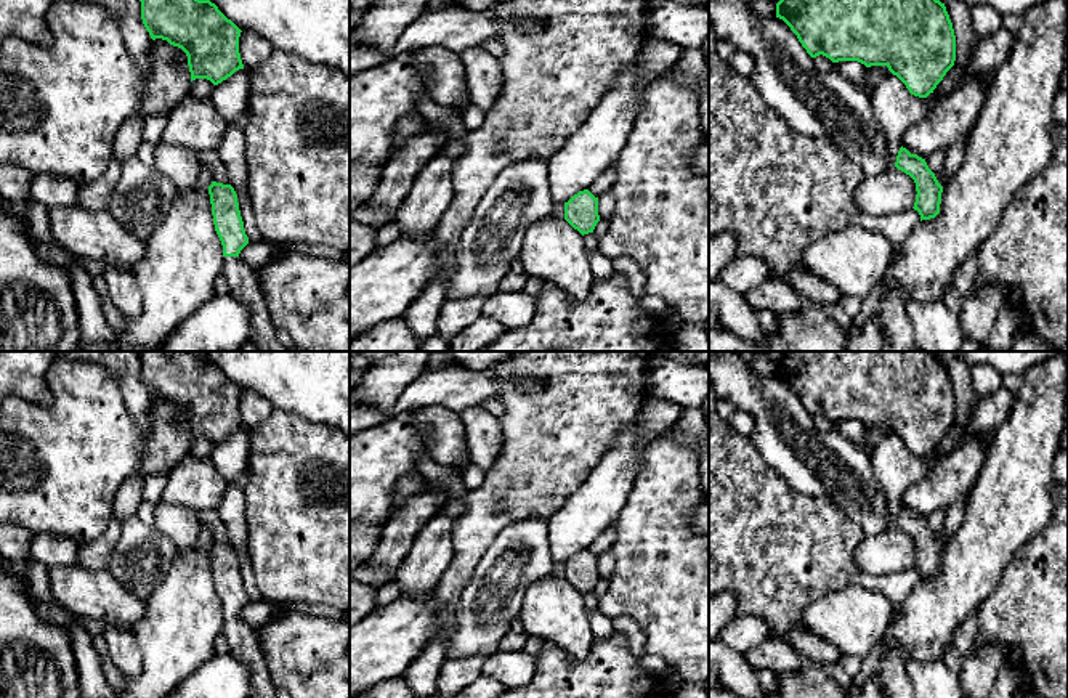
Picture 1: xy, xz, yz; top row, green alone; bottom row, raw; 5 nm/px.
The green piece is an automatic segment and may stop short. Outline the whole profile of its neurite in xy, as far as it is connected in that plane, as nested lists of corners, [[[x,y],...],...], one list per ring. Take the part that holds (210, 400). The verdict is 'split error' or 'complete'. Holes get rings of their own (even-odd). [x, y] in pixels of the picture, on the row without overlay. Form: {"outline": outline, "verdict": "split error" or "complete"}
{"outline": [[[136,351],[141,361],[141,379],[151,398],[167,400],[188,416],[191,441],[207,438],[221,443],[244,428],[239,412],[241,388],[215,363],[196,358],[191,351]]], "verdict": "complete"}

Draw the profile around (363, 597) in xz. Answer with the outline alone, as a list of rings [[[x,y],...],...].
[[[350,581],[350,627],[374,611],[377,589],[372,584]]]

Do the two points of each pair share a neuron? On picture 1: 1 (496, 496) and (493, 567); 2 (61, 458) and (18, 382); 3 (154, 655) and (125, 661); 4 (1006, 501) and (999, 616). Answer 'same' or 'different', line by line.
1: different
2: different
3: different
4: different

